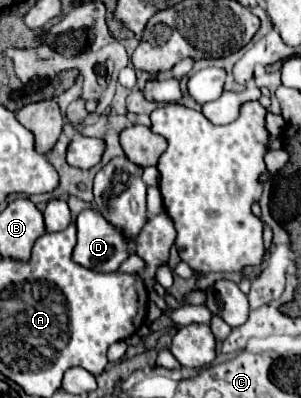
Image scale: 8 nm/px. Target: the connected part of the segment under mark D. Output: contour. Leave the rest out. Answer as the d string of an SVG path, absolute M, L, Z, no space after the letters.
M84 209L78 215L76 225L78 225L78 243L76 243L74 259L76 263L88 269L102 271L102 273L116 271L122 265L122 261L126 261L136 251L136 241L124 235L120 229L116 229L110 221L106 221L98 209Z

